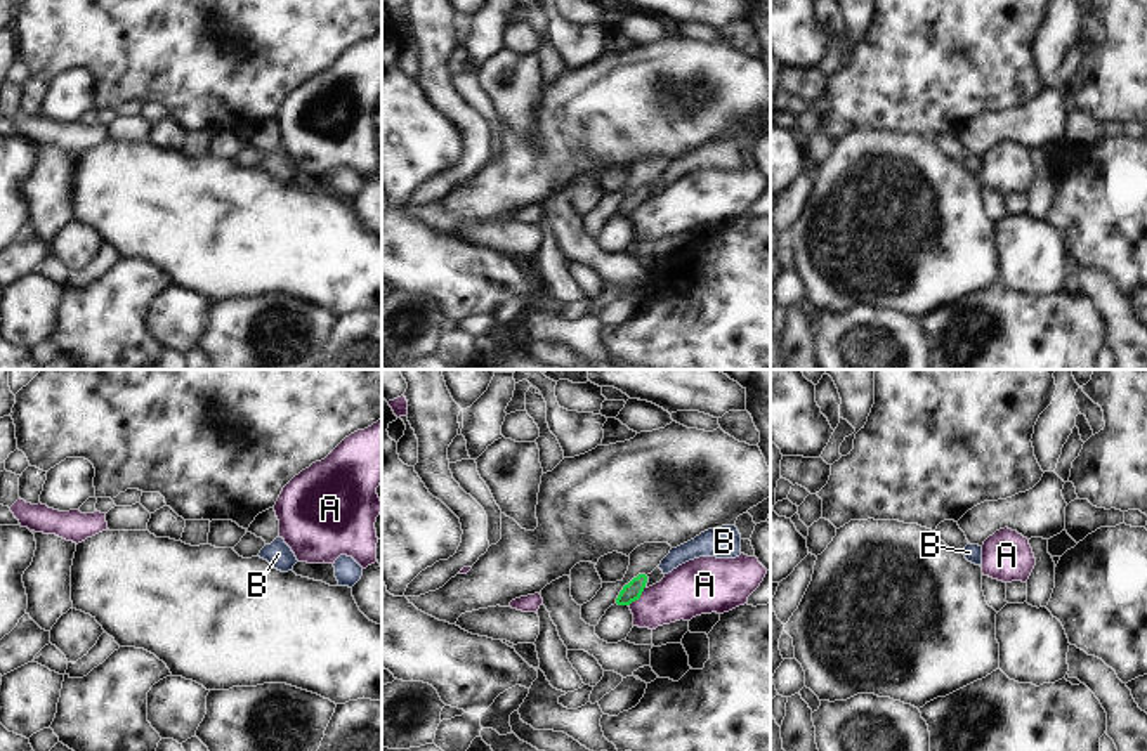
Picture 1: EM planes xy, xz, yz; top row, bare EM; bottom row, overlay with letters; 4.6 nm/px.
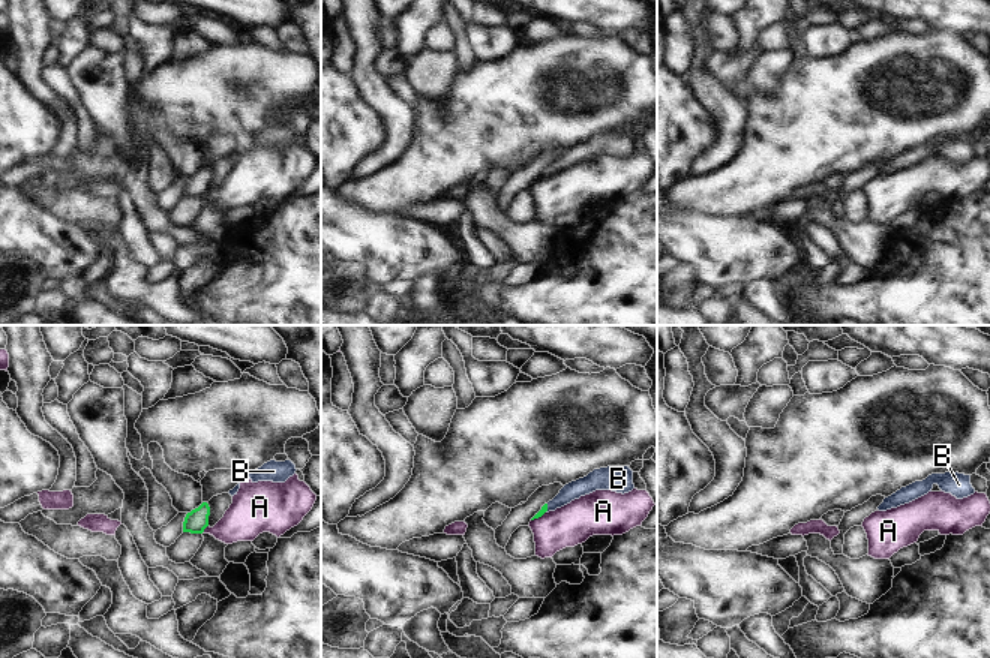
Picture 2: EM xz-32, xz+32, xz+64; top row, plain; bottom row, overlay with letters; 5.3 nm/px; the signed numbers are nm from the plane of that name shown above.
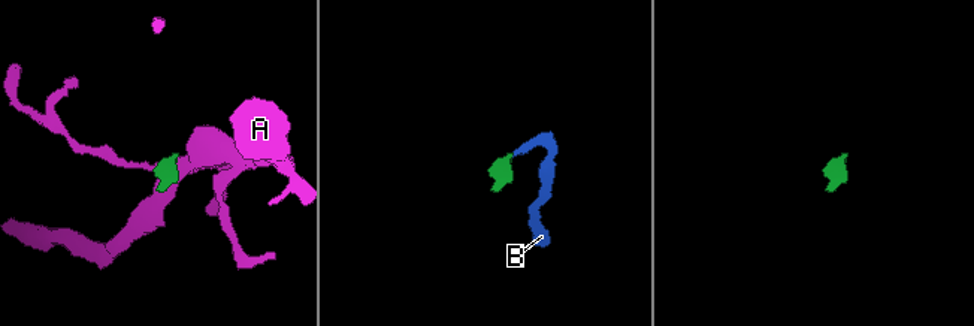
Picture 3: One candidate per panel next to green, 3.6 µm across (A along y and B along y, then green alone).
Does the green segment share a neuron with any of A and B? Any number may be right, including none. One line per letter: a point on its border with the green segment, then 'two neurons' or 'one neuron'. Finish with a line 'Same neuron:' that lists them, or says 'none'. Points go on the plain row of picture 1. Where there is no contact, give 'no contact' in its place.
A: contact xz (639, 208); two neurons
B: contact xz (646, 193); one neuron
Same neuron: B

